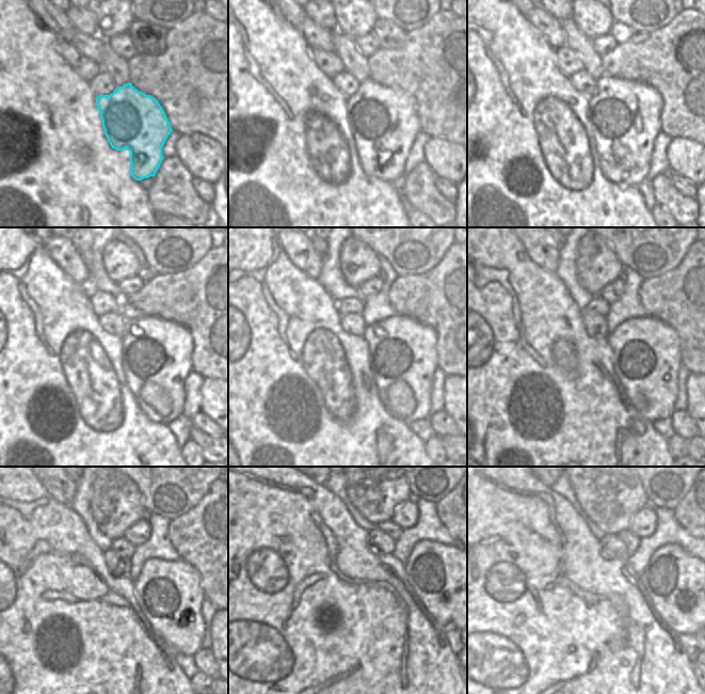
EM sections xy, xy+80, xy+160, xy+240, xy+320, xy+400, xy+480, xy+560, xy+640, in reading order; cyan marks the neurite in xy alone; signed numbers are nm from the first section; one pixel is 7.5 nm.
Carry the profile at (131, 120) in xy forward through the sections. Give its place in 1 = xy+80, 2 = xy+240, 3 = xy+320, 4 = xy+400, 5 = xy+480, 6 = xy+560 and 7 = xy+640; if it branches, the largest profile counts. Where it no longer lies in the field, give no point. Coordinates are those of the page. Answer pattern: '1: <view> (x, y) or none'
1: xy+80 (384, 122)
2: xy+240 (156, 353)
3: xy+320 (402, 357)
4: xy+400 (645, 350)
5: xy+480 (170, 594)
6: xy+560 (445, 581)
7: xy+640 (684, 590)

